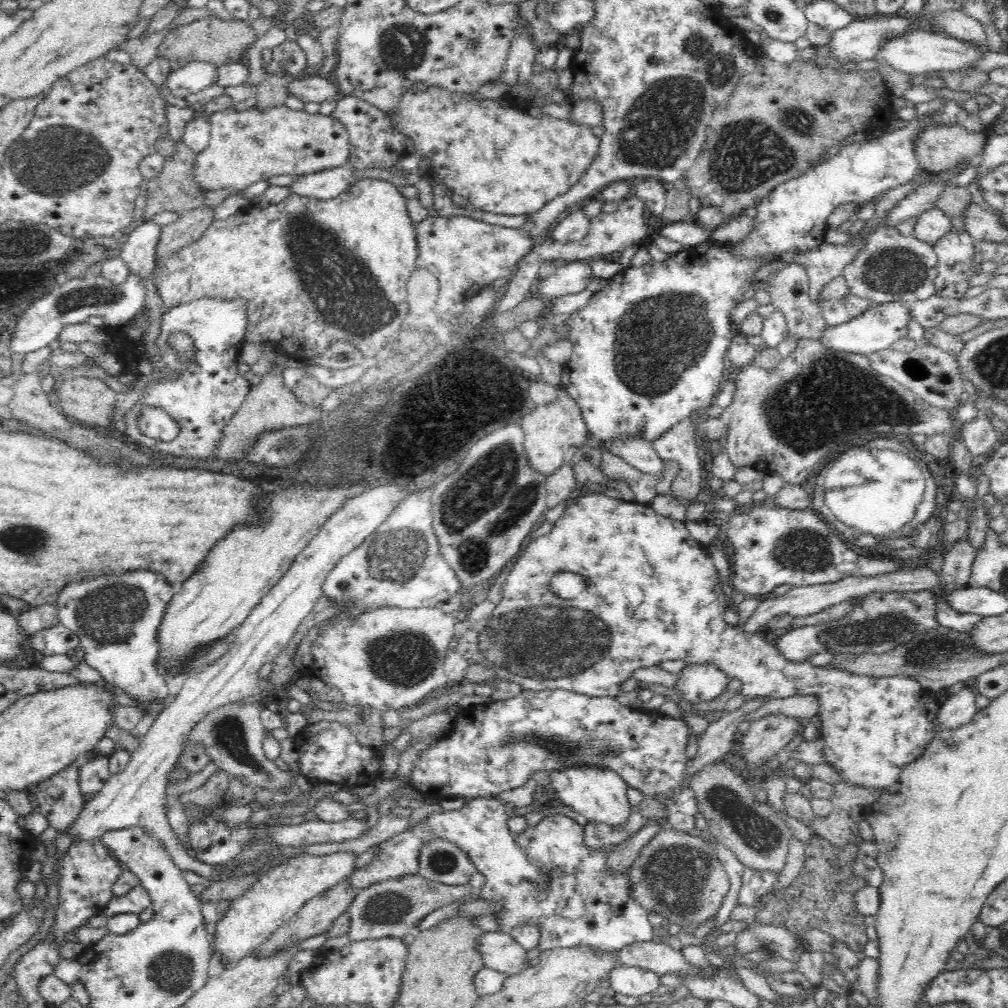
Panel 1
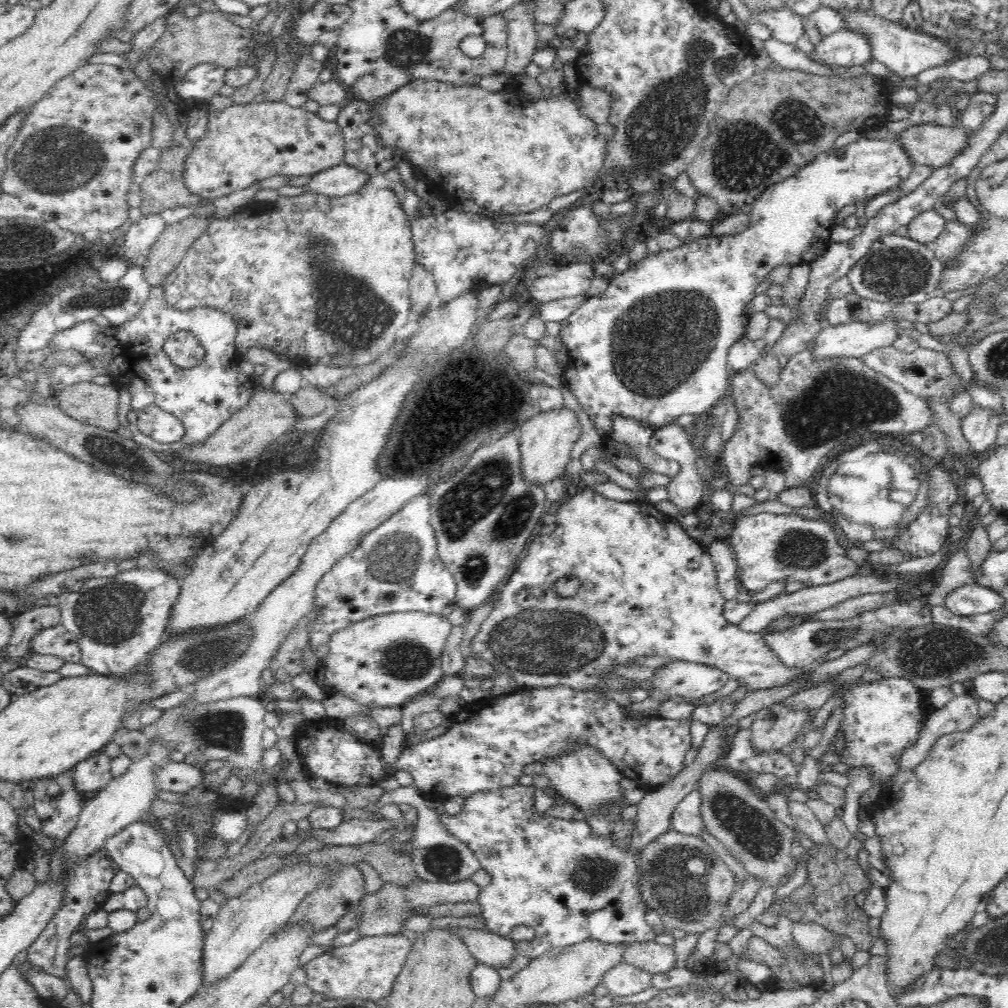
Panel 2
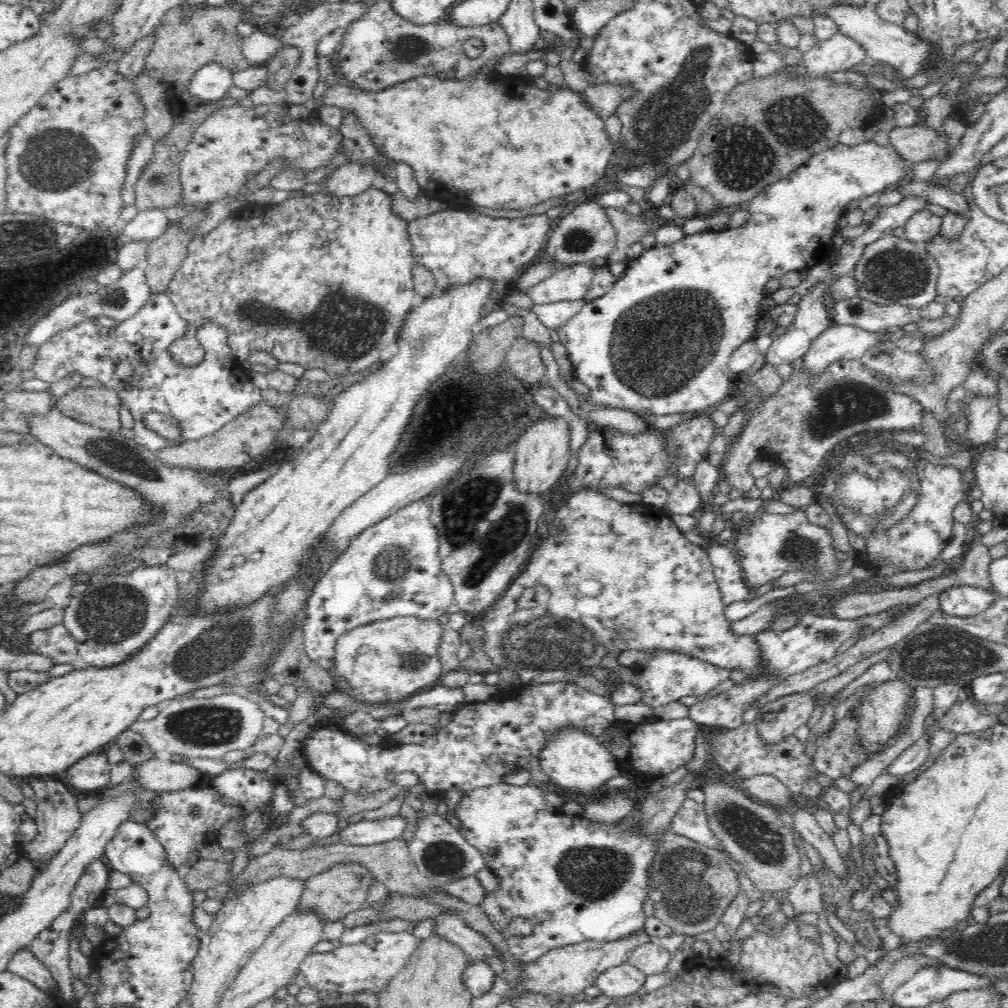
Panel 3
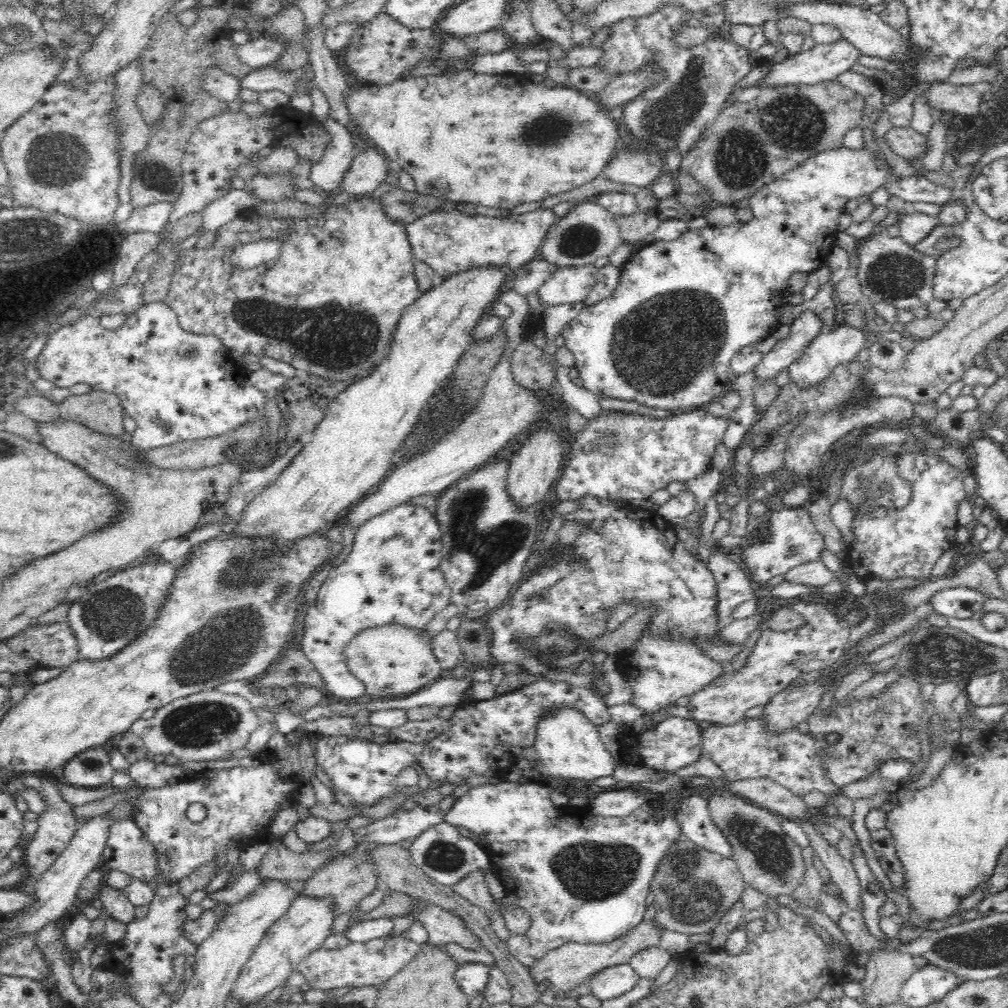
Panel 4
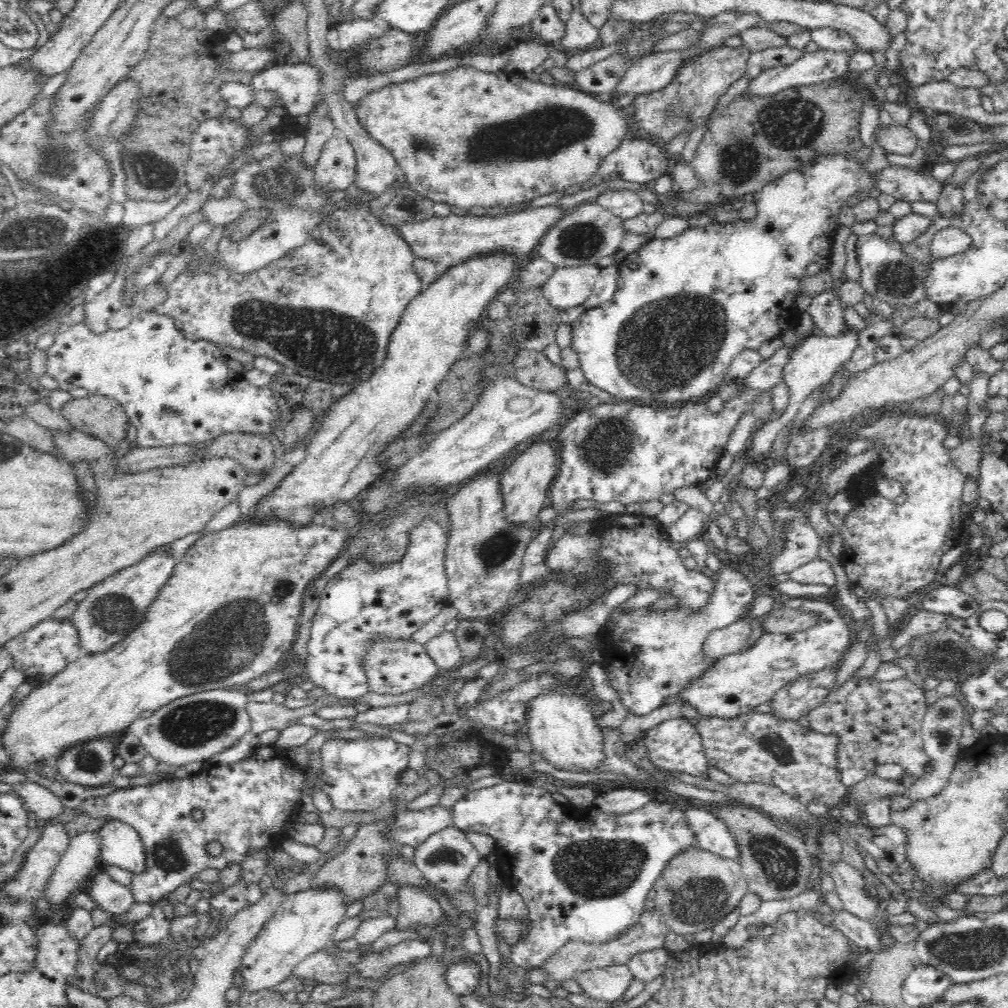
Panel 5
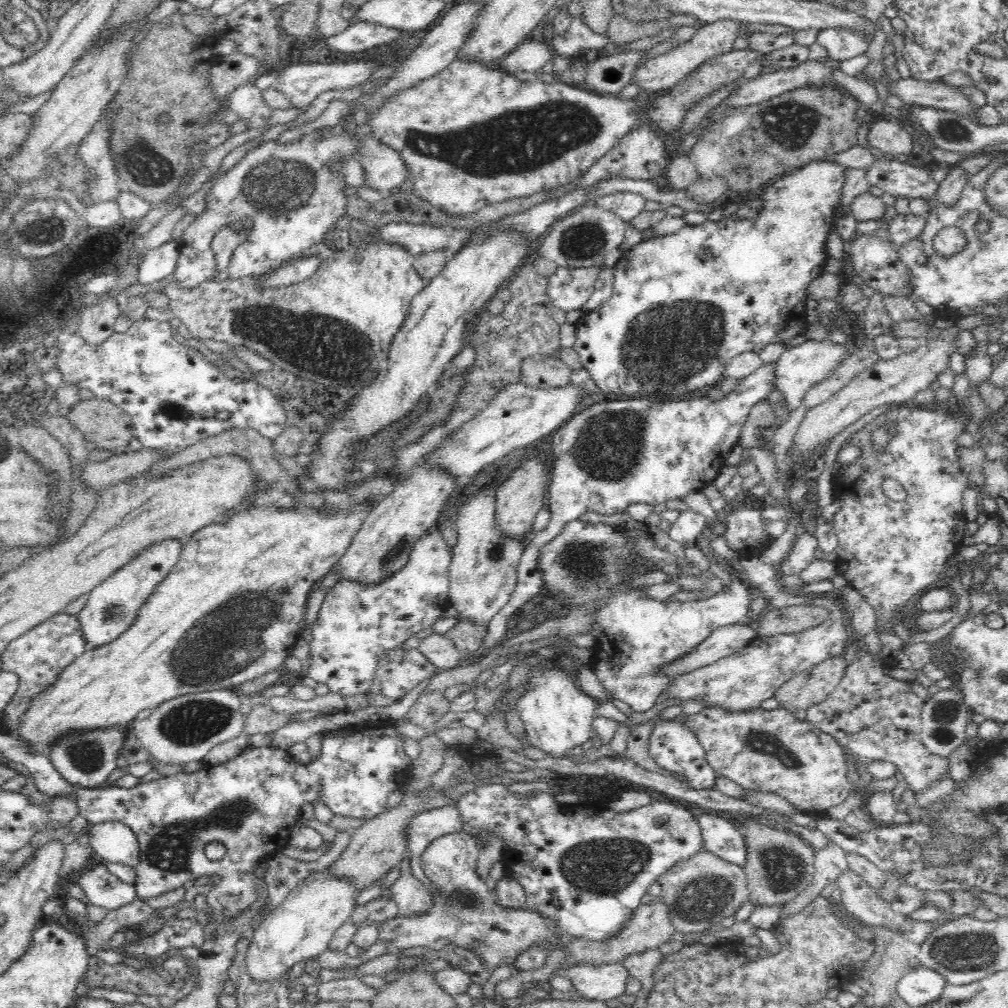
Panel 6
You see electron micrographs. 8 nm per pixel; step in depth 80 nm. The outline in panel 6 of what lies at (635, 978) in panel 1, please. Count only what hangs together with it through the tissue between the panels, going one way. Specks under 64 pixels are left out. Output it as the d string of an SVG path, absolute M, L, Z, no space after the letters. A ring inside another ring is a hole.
M623 963L603 965L572 965L554 970L554 974L569 978L574 990L588 999L611 1002L626 990L629 971Z

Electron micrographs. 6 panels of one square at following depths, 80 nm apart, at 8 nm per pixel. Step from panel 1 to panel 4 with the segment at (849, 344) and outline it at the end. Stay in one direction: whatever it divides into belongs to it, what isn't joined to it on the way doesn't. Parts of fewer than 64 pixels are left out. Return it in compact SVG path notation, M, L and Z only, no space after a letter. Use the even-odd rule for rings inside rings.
M838 323L830 331L820 333L814 340L809 342L808 348L803 350L800 358L790 364L788 372L791 382L795 382L798 388L807 388L822 382L824 378L830 376L832 368L844 362L855 360L855 356L864 348L866 339L865 333L861 328L850 327L848 324Z

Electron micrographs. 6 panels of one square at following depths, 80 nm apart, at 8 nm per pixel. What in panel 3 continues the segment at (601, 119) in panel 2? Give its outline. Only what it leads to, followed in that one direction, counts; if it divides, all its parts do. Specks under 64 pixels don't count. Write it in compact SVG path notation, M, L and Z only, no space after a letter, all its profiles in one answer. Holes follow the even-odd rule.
M598 83L581 93L594 112L606 121L616 113L618 106L634 94L634 87L618 83Z

